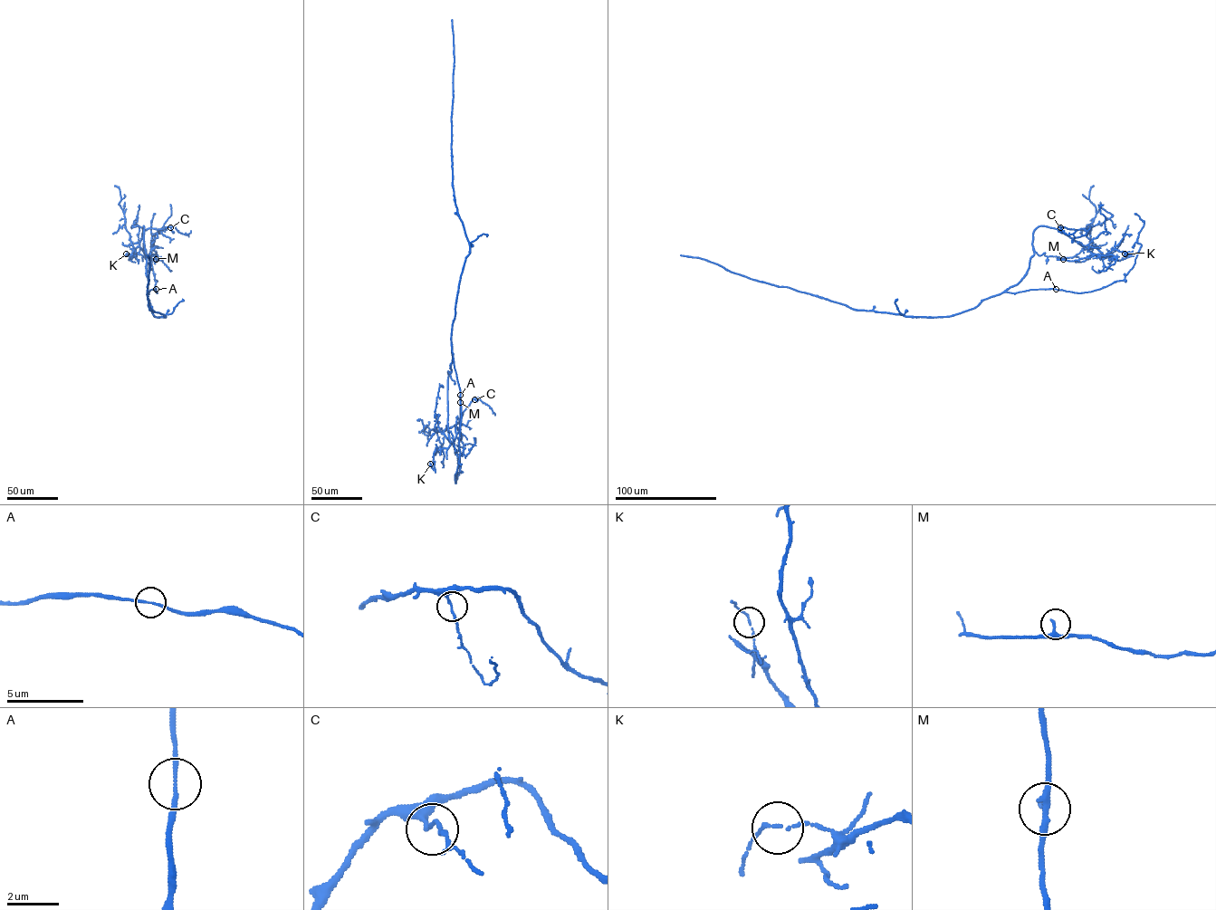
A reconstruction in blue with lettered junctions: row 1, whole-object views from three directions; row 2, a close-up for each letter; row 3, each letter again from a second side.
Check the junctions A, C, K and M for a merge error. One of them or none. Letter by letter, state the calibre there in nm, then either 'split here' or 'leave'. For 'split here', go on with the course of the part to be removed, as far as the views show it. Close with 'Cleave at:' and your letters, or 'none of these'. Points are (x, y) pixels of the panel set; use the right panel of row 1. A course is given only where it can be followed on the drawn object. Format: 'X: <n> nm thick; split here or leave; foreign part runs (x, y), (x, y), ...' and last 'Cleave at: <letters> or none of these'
A: 140 nm thick; leave
C: 150 nm thick; leave
K: 110 nm thick; leave
M: 170 nm thick; leave
Cleave at: none of these

